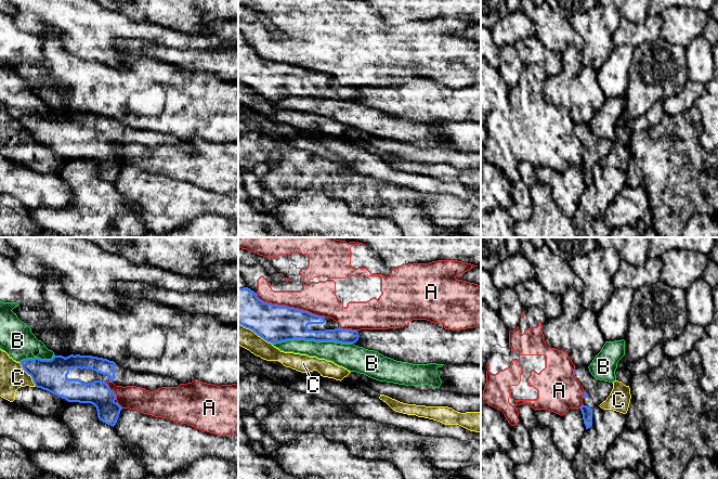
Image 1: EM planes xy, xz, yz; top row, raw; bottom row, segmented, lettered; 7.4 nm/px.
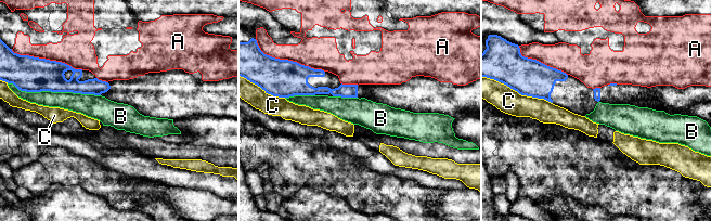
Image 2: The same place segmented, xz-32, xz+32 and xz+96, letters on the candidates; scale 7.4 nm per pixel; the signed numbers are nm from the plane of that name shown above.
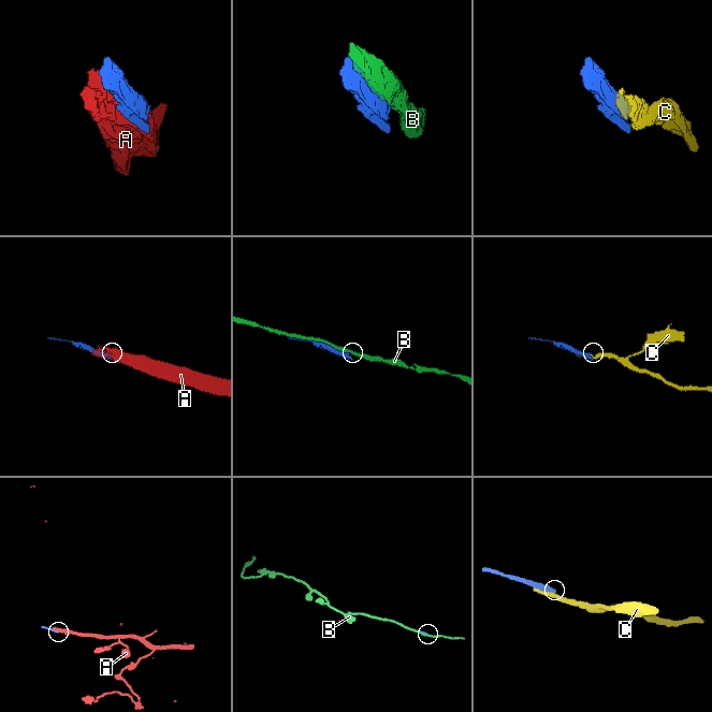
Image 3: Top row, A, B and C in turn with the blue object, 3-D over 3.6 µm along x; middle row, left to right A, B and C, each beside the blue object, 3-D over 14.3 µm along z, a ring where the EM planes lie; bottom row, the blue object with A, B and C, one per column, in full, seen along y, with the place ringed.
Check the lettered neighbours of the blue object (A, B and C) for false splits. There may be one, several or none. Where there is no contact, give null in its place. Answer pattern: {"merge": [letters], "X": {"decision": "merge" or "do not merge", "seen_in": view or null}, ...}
{"merge": [], "A": {"decision": "do not merge", "seen_in": "xz"}, "B": {"decision": "do not merge", "seen_in": "xz"}, "C": {"decision": "do not merge", "seen_in": "xy"}}

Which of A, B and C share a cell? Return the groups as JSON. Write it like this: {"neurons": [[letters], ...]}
{"neurons": [["A"], ["B"], ["C"]]}

